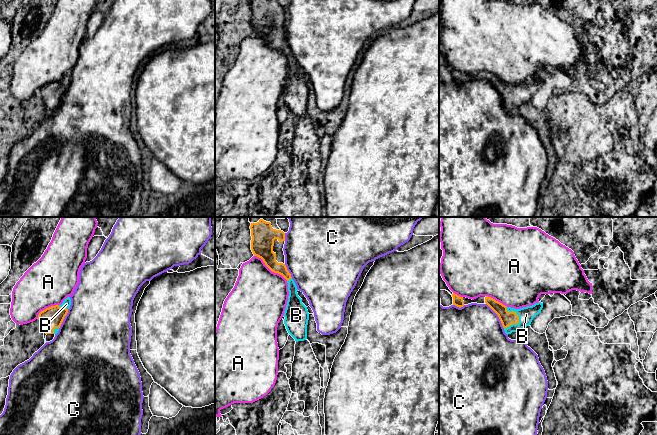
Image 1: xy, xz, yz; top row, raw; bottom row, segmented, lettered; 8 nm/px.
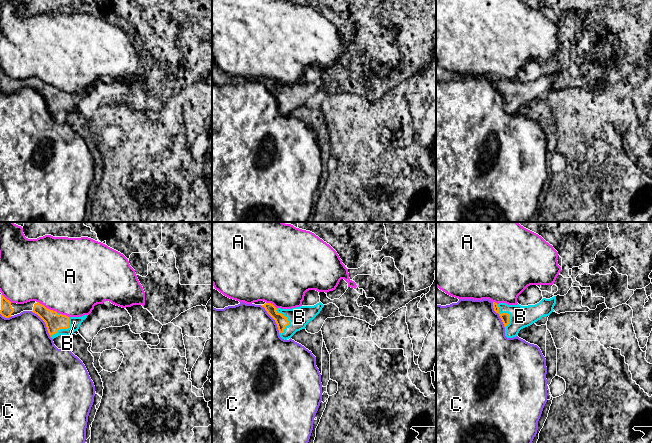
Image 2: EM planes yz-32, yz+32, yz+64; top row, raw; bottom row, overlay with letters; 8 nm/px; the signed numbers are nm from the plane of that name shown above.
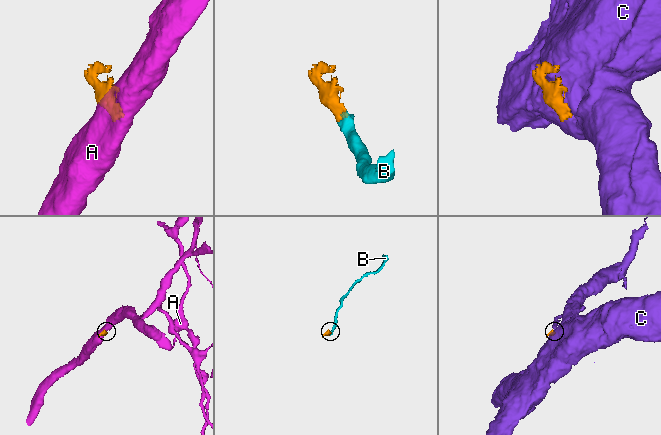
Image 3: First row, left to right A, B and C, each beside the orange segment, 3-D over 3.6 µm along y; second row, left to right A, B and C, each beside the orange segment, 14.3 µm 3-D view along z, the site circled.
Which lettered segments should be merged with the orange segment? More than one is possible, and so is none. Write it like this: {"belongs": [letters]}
{"belongs": ["B"]}

